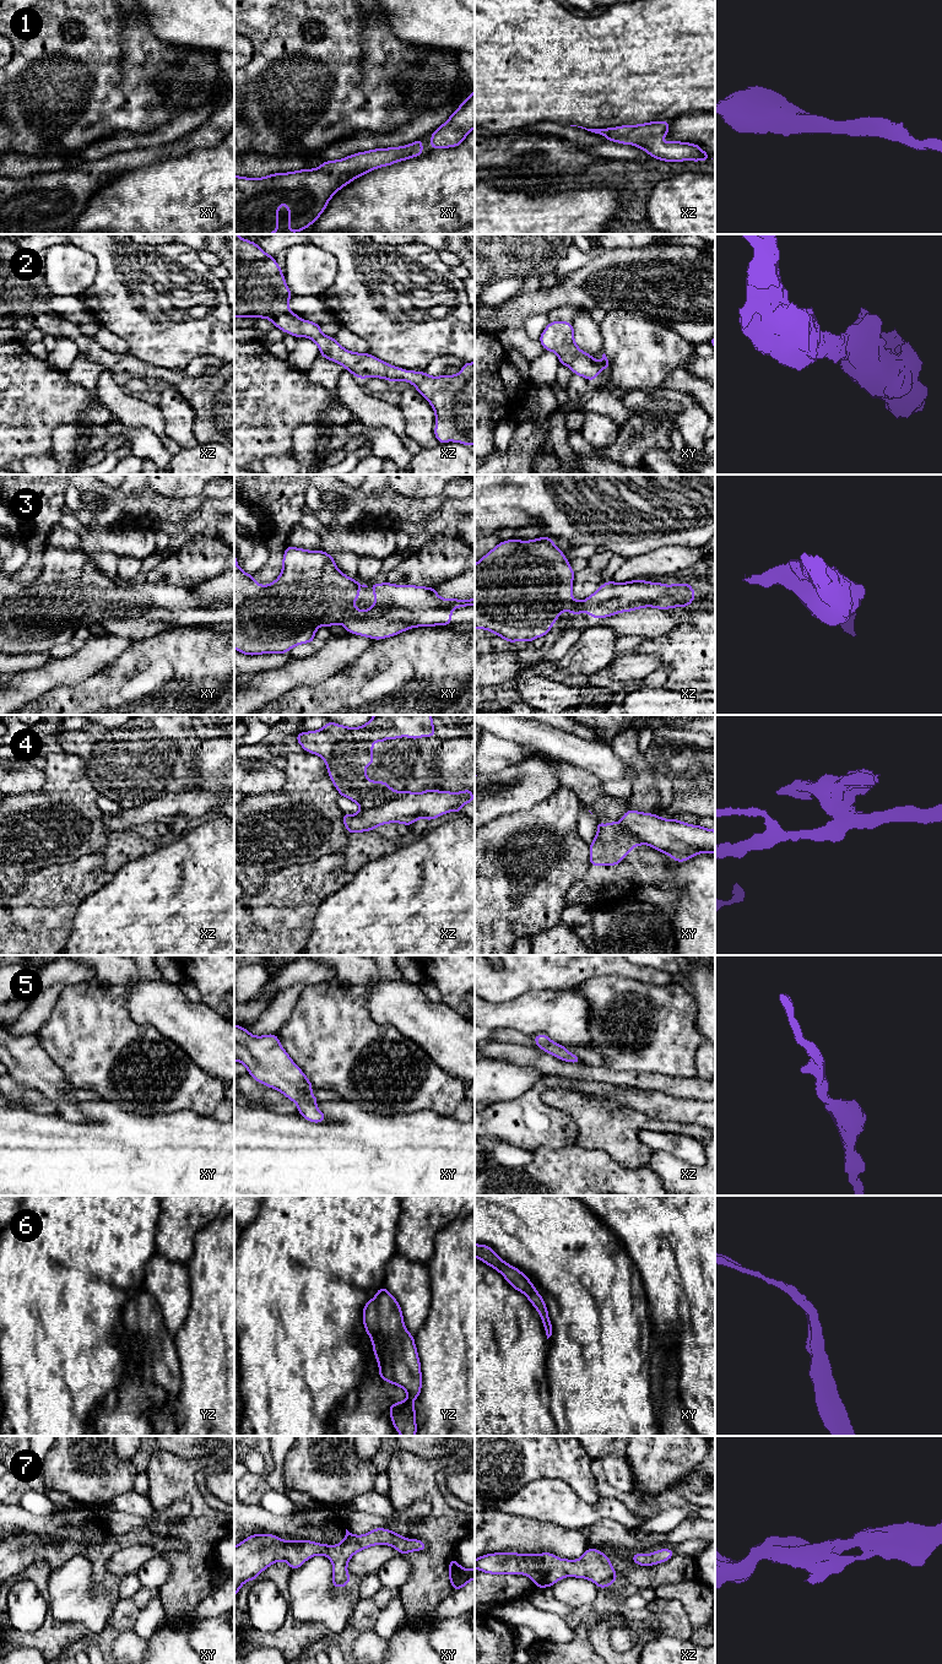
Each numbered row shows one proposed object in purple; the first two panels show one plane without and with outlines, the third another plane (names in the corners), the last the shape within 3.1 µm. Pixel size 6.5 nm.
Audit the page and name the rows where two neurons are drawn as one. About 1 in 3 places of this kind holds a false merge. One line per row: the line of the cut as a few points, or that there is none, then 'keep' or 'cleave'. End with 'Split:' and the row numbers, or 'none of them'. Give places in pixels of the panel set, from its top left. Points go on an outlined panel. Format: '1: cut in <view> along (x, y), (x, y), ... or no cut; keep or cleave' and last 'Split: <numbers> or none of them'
1: no cut; keep
2: no cut; keep
3: no cut; keep
4: cut in xz along (412, 792), (389, 800), (377, 807), (361, 809); cleave
5: no cut; keep
6: no cut; keep
7: no cut; keep
Split: 4

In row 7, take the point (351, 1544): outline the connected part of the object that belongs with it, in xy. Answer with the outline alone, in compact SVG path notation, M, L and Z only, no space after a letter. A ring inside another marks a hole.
M375 1528L364 1535L354 1535L346 1529L346 1535L339 1545L309 1540L282 1540L274 1534L254 1534L234 1546L234 1595L245 1582L256 1579L274 1562L285 1561L294 1571L315 1555L324 1555L331 1560L332 1586L342 1588L351 1582L347 1572L350 1559L373 1545L390 1545L401 1555L427 1550L422 1540L406 1539L401 1534L383 1528Z

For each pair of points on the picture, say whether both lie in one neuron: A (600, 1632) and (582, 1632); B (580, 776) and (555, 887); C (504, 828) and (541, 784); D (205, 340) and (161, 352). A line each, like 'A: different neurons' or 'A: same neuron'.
A: different neurons
B: different neurons
C: different neurons
D: same neuron

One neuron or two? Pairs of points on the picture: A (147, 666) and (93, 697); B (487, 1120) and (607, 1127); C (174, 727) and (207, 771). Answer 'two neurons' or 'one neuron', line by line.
A: one neuron
B: two neurons
C: two neurons

